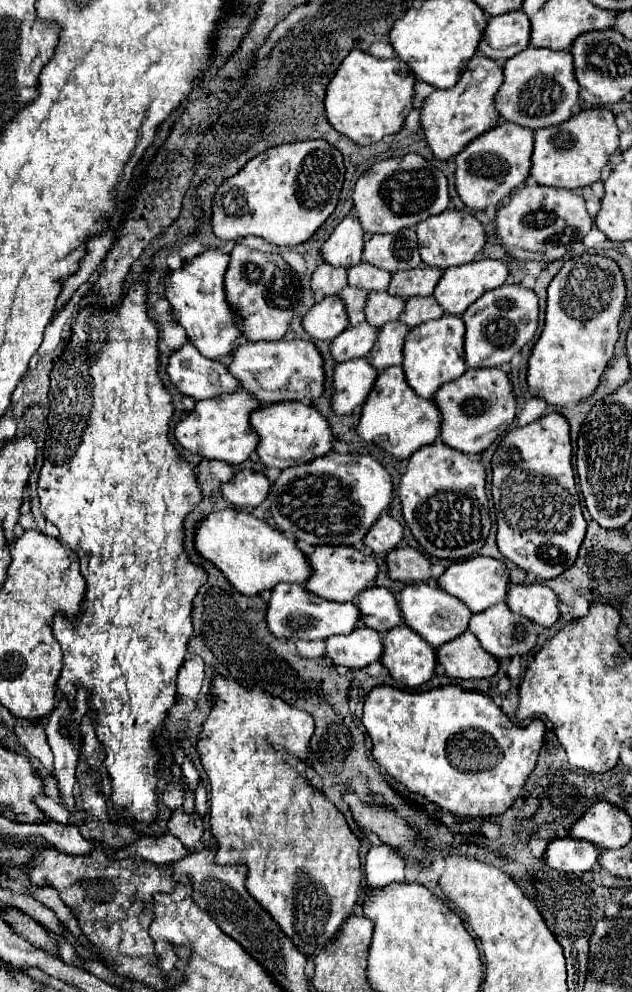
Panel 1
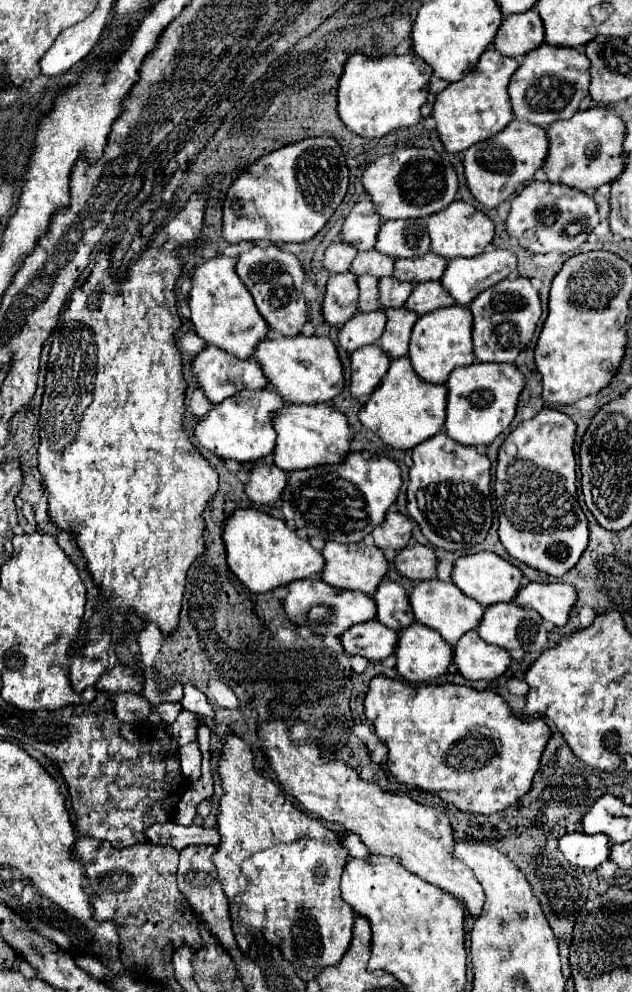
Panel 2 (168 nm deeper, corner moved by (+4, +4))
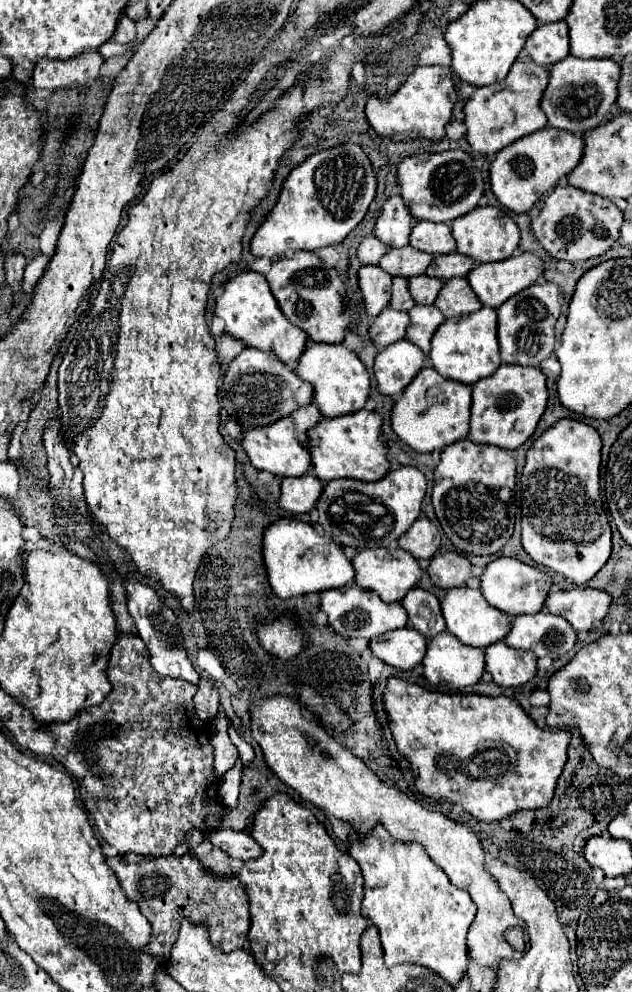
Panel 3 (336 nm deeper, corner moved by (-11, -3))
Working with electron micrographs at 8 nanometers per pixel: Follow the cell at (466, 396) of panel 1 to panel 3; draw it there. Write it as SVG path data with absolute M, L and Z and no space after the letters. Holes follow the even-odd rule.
M502 364L490 378L482 378L472 384L470 440L492 444L504 450L516 450L534 434L546 404L546 376L540 368Z

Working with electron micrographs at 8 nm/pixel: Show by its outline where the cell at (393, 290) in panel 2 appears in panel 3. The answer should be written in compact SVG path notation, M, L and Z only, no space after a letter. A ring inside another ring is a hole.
M414 276L410 278L410 292L416 300L416 304L434 304L438 292L442 290L442 280L440 278L432 278L432 276Z

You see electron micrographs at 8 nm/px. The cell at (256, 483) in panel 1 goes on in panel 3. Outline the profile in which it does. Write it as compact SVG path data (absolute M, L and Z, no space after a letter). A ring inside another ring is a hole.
M308 472L298 478L284 478L280 506L294 514L306 514L316 506L322 490L324 484L314 476L314 472Z

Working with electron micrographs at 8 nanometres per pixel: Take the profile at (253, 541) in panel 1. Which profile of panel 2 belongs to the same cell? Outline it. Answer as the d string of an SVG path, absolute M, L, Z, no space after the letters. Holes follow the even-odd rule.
M235 509L223 521L223 543L227 567L251 593L267 593L289 581L309 579L313 573L319 575L325 565L323 555L315 551L307 539L299 539L283 519L255 509Z

